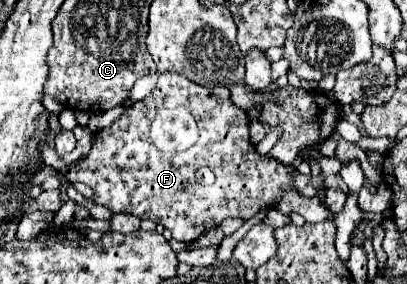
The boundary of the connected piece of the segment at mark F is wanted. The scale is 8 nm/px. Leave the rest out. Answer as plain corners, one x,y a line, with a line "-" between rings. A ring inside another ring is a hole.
162,73
158,77
156,89
142,101
128,107
118,121
110,127
98,131
92,141
92,149
86,157
68,165
68,171
58,171
71,183
86,183
94,191
94,203
106,205
114,213
132,213
140,219
150,219
162,223
174,239
194,241
202,233
218,227
228,217
240,217
247,221
262,209
276,209
284,189
294,187
296,169
292,165
282,165
270,155
260,155
248,135
250,119
230,101
230,91
226,87
206,89
178,73
-
184,107
196,121
198,139
192,147
180,147
180,129
150,129
160,109
180,109
-
202,169
212,171
214,183
202,185
198,175

